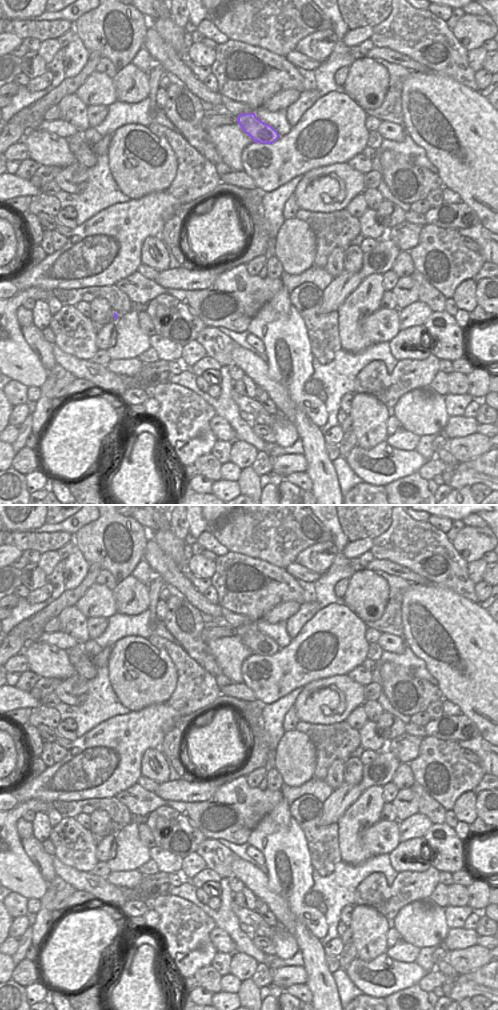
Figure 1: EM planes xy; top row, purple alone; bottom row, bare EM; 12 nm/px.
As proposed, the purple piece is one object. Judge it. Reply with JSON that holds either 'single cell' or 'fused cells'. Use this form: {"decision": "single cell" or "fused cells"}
{"decision": "single cell"}

